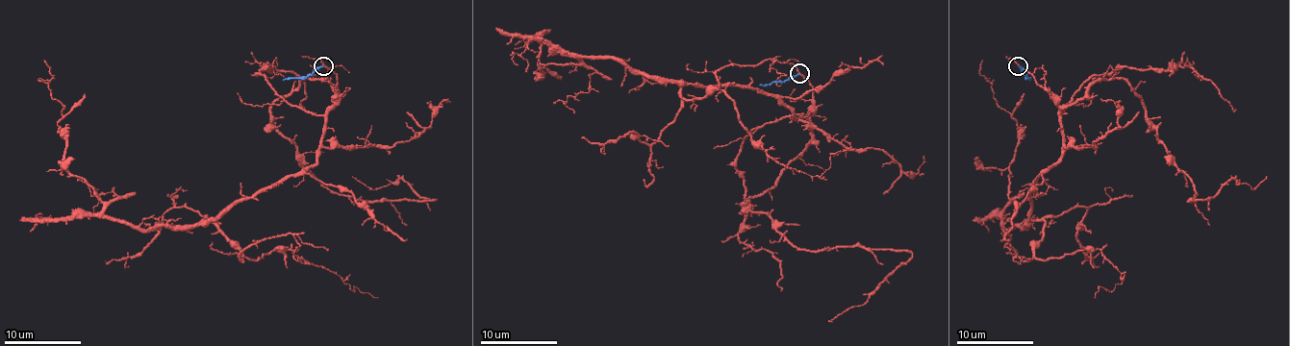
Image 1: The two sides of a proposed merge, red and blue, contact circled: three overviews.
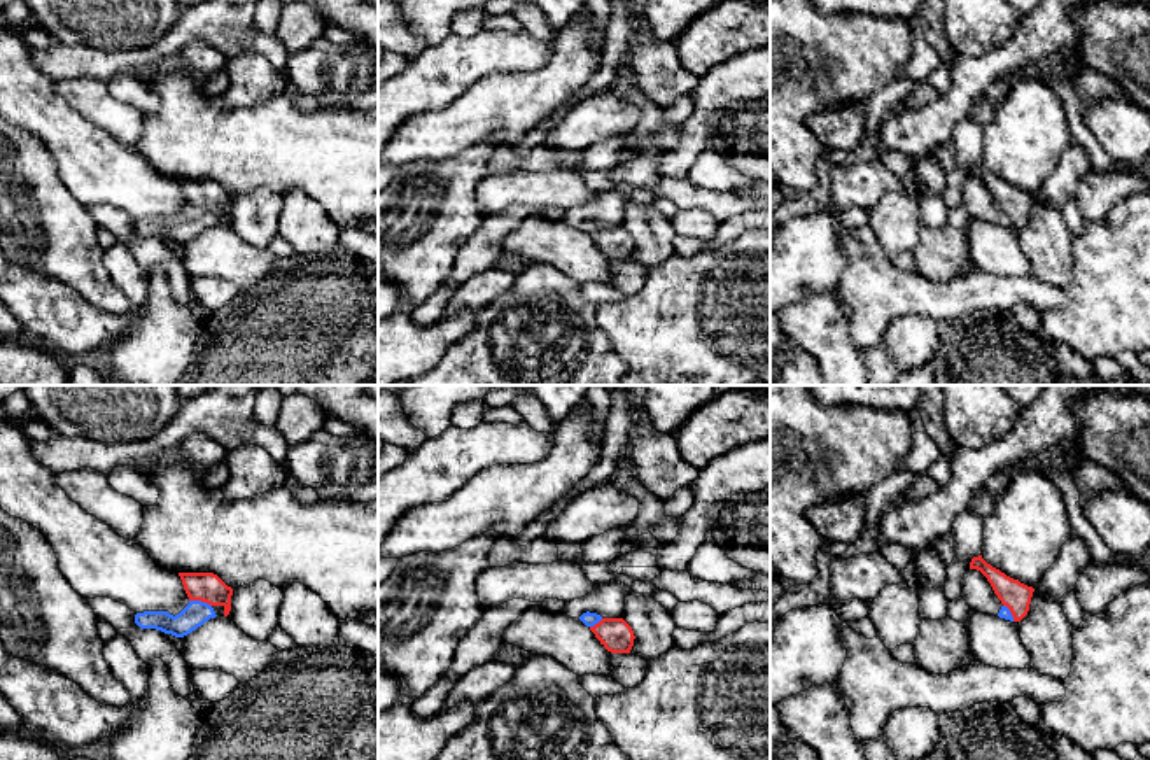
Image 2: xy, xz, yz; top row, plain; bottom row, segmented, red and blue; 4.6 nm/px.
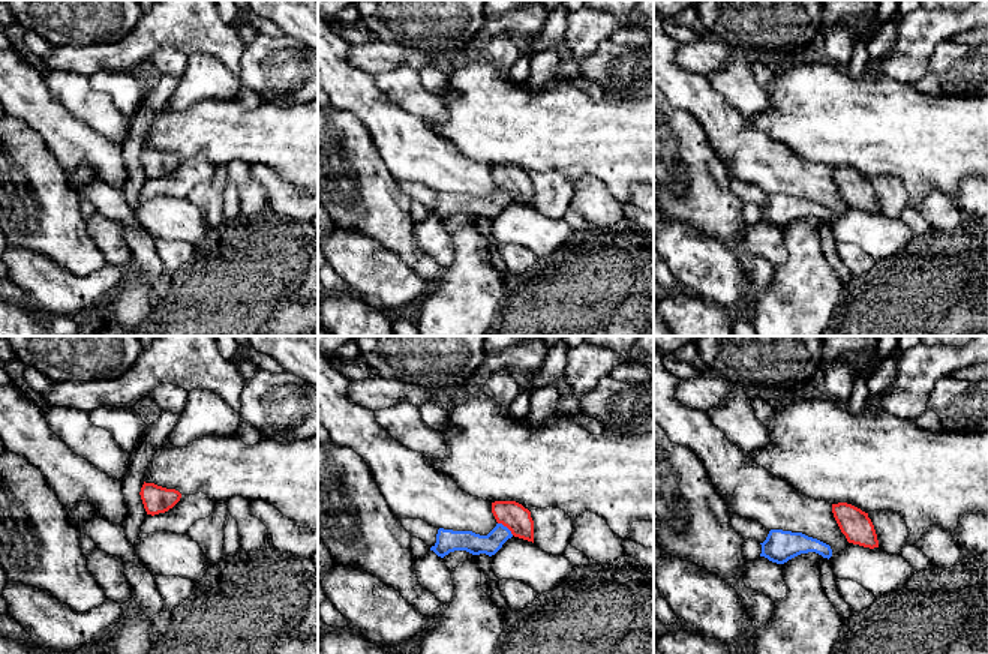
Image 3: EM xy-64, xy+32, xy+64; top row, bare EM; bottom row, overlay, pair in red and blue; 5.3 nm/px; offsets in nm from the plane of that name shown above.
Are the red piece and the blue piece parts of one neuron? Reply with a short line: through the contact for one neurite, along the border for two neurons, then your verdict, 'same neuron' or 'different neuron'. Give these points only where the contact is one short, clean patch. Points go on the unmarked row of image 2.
line xy (189, 207), (200, 207), (210, 214); different neuron

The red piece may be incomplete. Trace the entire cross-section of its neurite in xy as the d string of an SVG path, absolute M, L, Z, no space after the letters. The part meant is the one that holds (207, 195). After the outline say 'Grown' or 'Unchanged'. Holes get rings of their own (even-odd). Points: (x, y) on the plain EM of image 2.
M179 180L189 208L222 214L224 224L231 219L233 196L214 180Z. Unchanged

